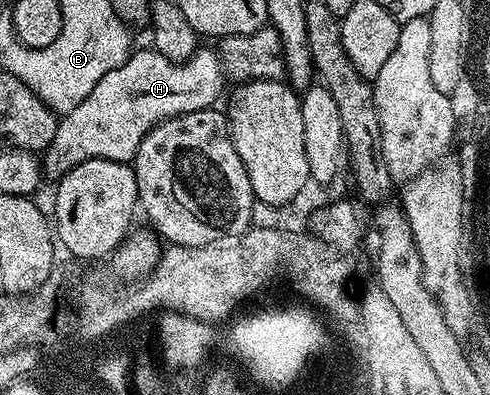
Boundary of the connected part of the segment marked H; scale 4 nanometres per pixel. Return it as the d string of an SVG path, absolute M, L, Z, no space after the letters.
M206 45L199 46L190 59L185 59L183 63L173 63L168 61L156 50L147 51L135 50L127 59L124 65L104 73L100 81L96 81L96 89L72 109L72 113L61 116L58 121L58 128L52 137L52 141L46 146L40 162L43 172L57 181L66 175L76 165L80 165L89 159L107 159L117 163L130 163L134 154L140 149L140 141L158 123L168 121L177 115L192 113L193 111L204 111L215 106L218 94L222 91L224 76L222 73L222 62L218 59L217 50L206 48Z

